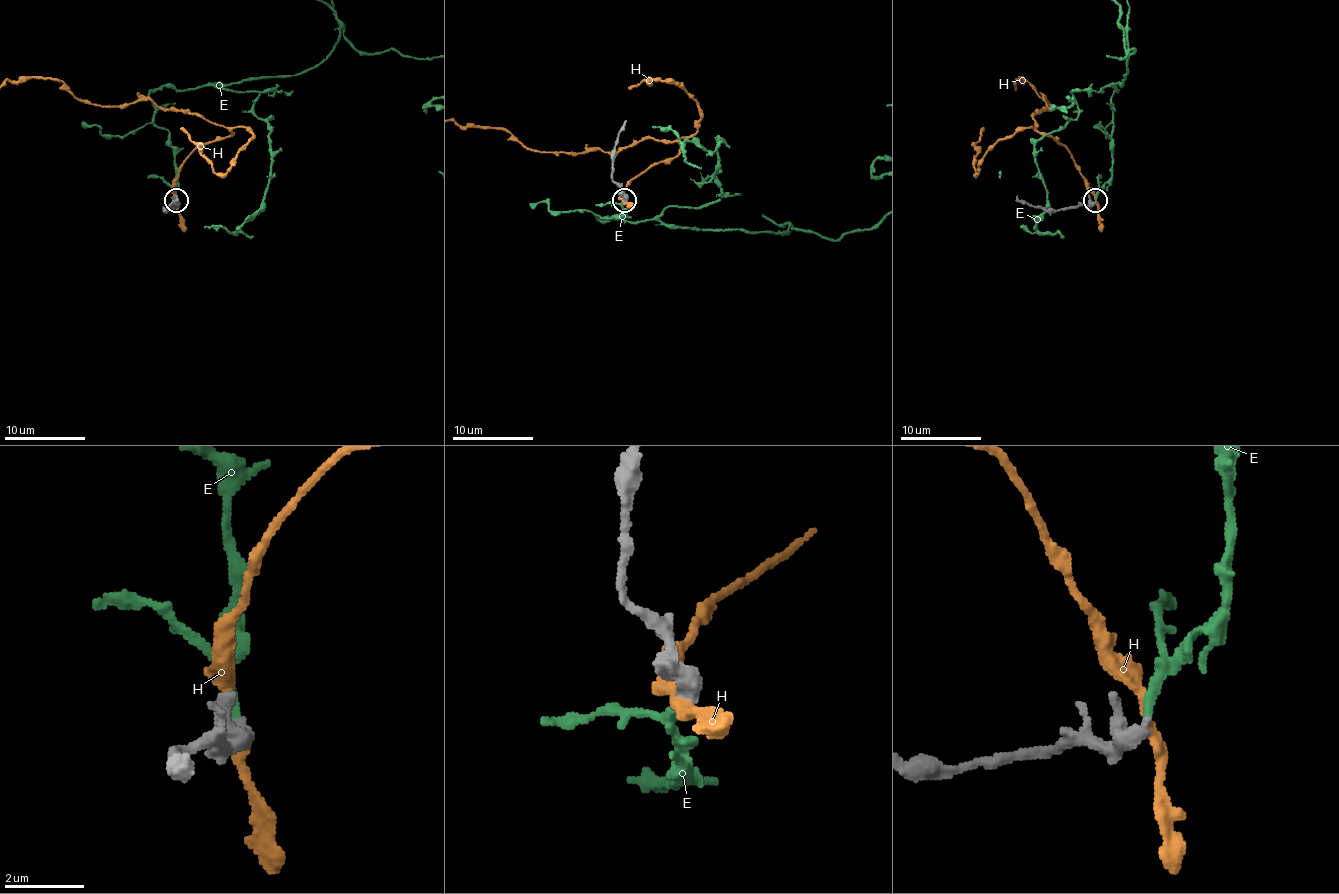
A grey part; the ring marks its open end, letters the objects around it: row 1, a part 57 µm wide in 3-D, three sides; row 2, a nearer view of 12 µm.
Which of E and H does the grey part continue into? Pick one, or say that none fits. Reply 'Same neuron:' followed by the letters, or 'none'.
Same neuron: E

